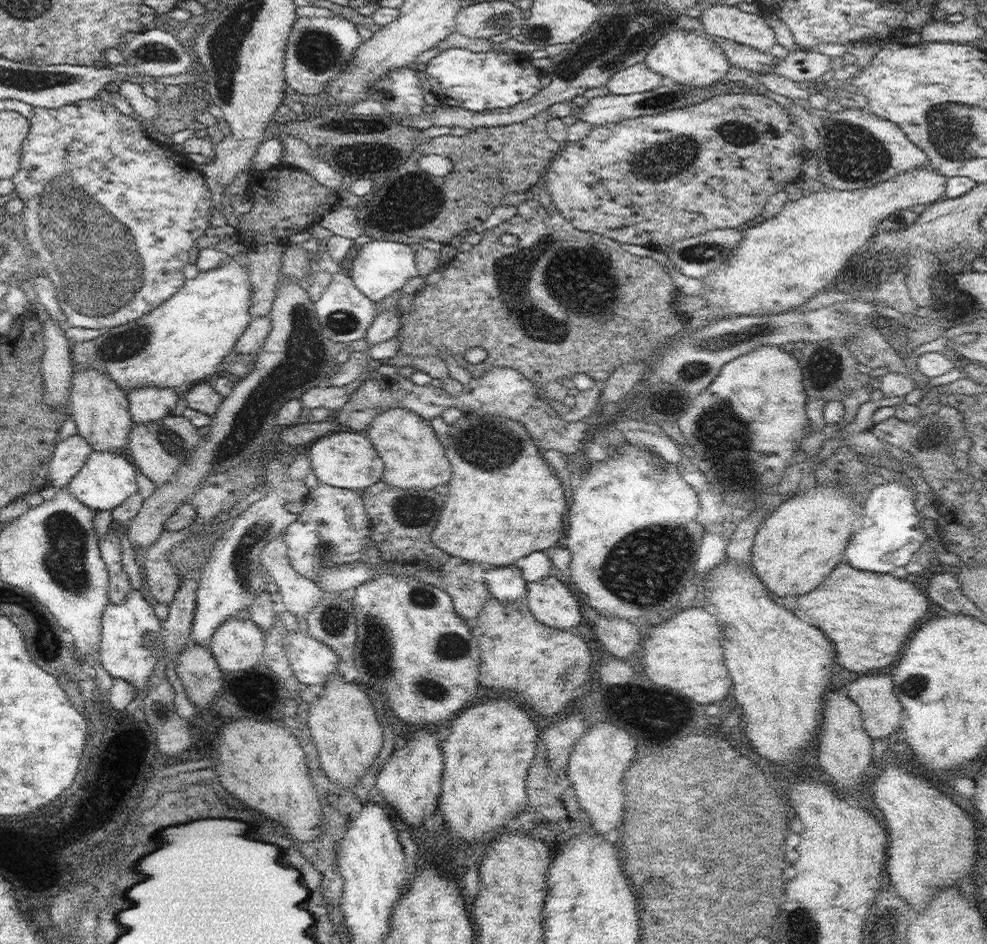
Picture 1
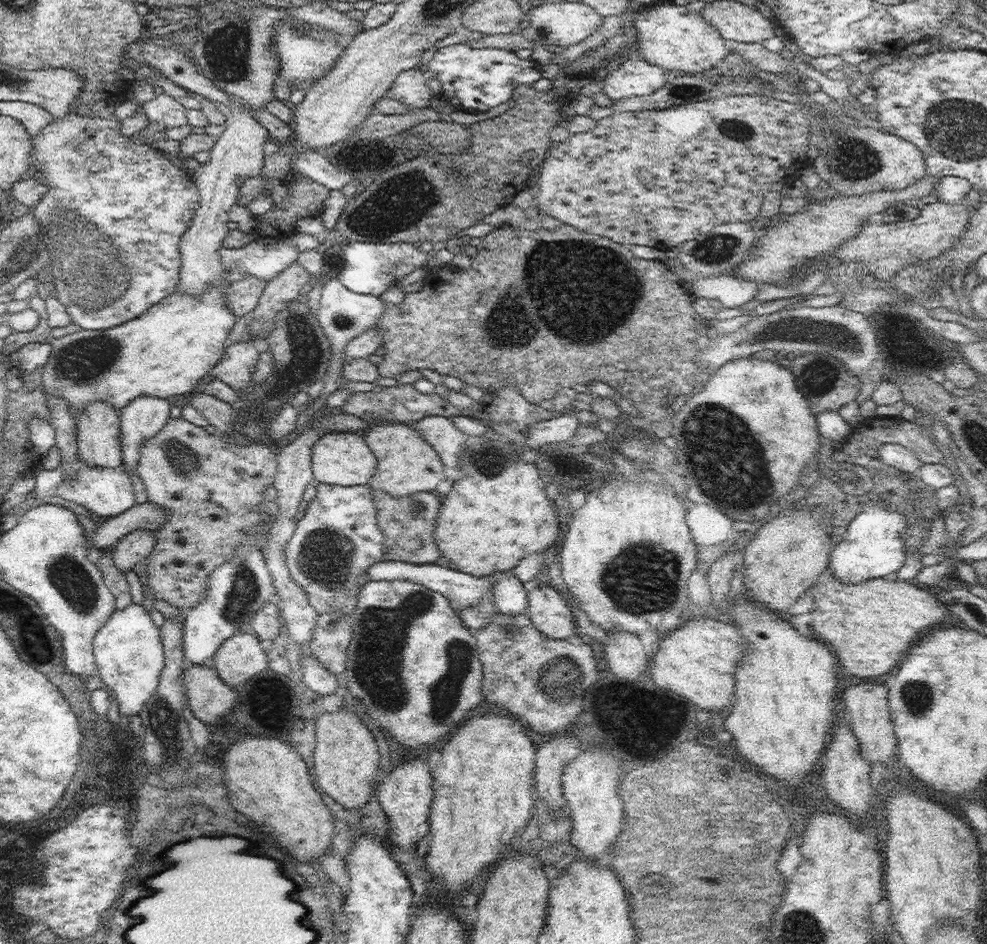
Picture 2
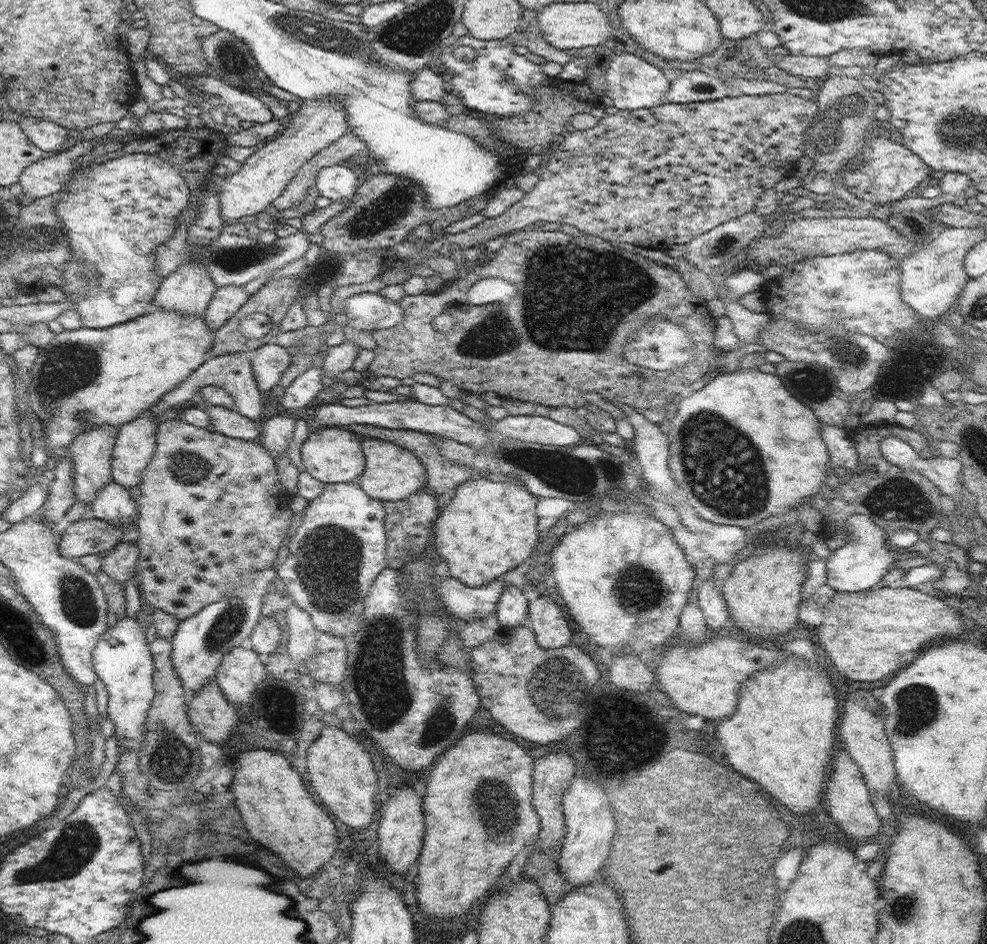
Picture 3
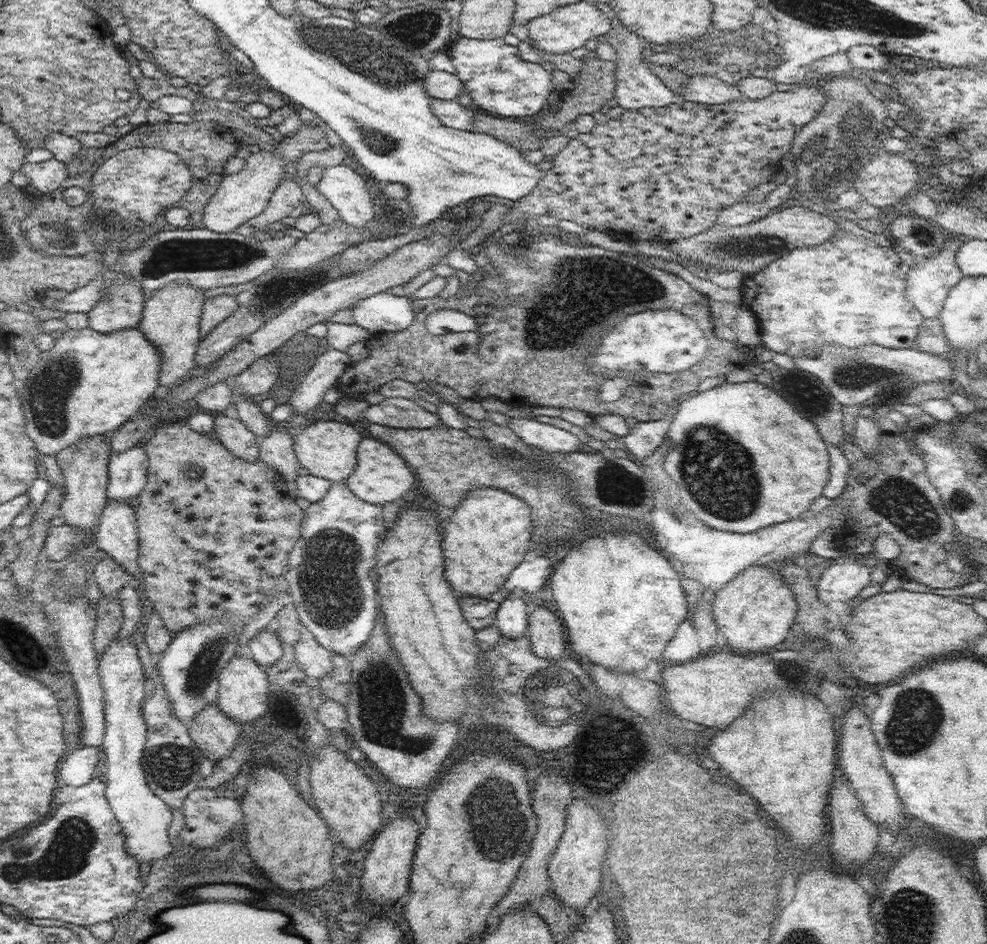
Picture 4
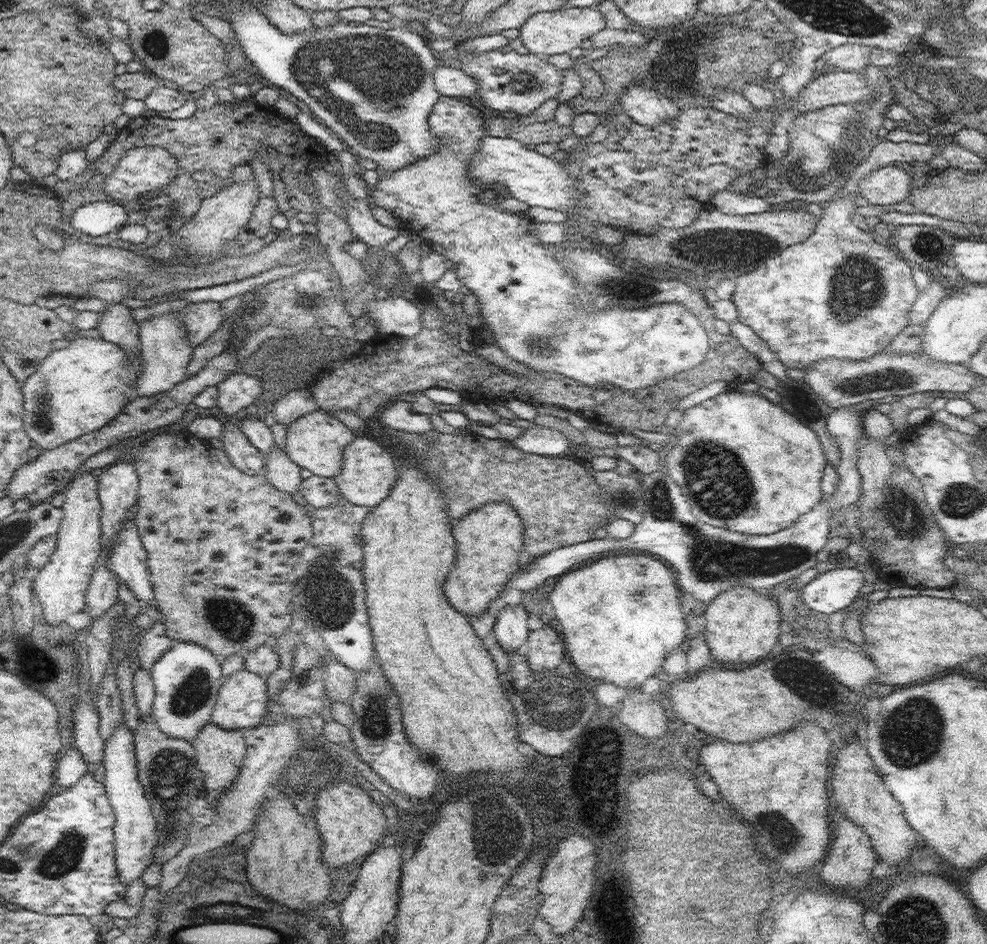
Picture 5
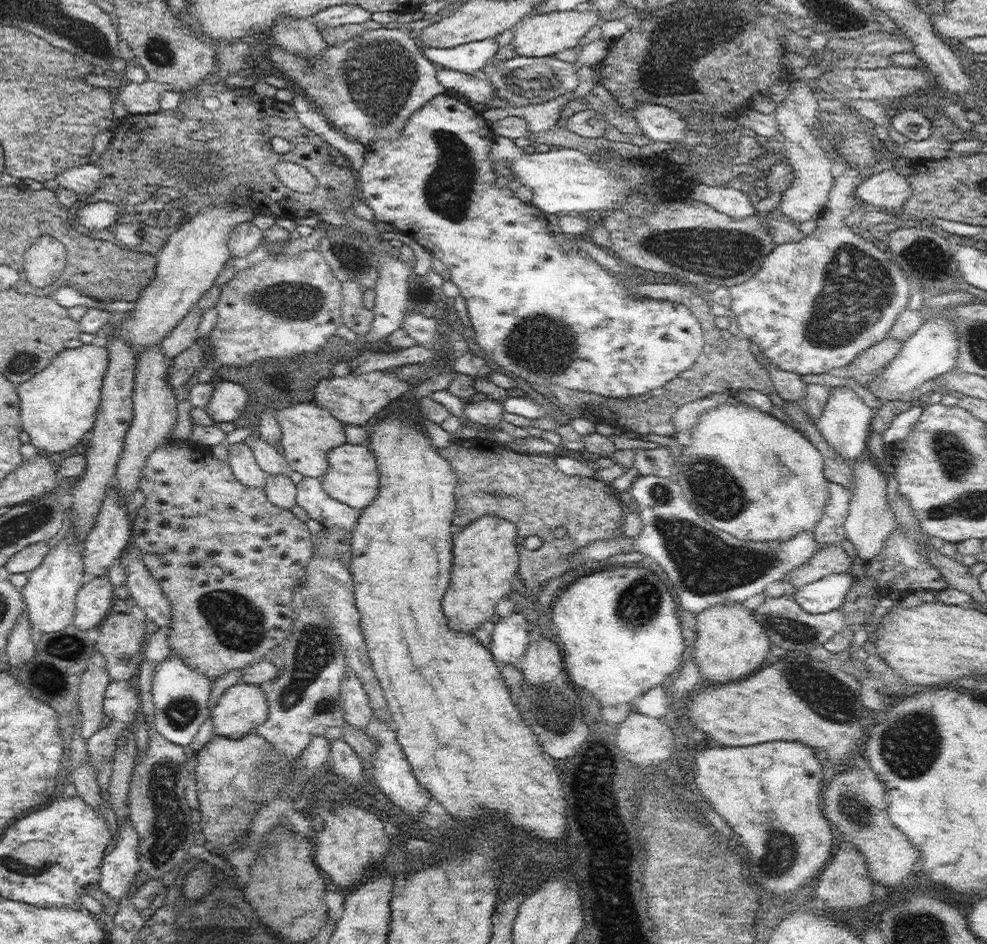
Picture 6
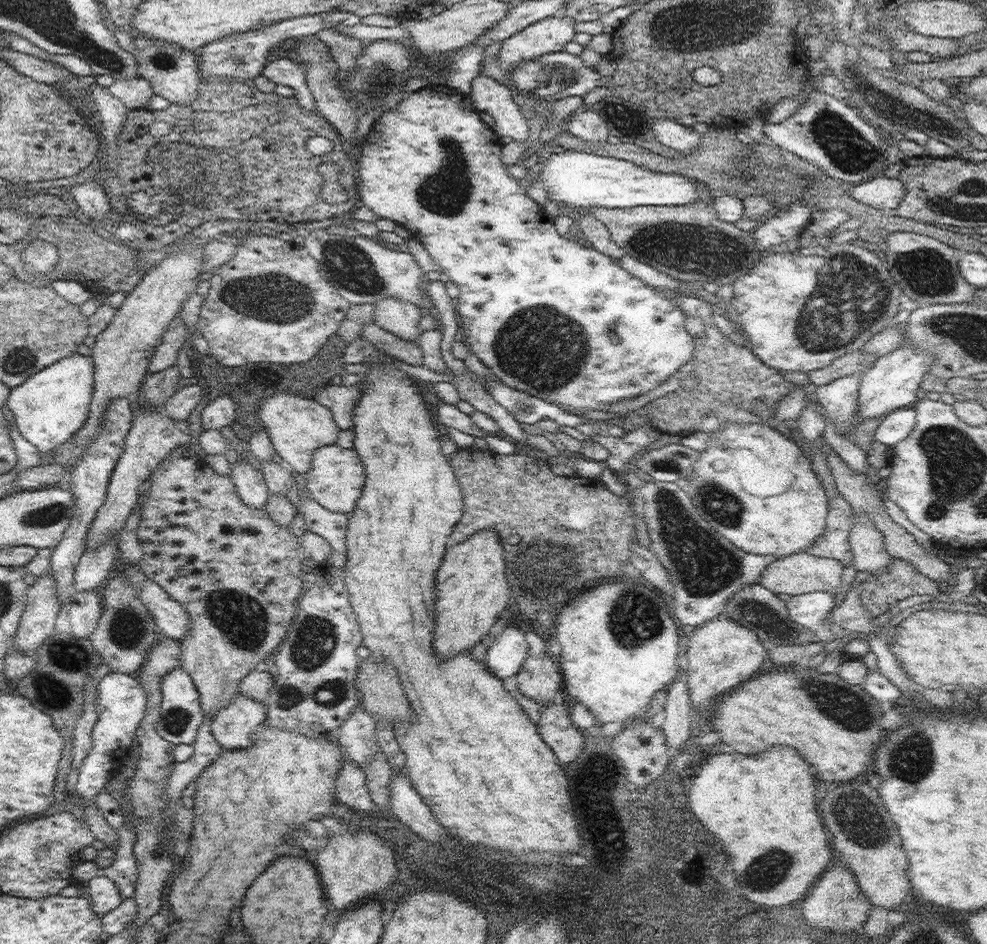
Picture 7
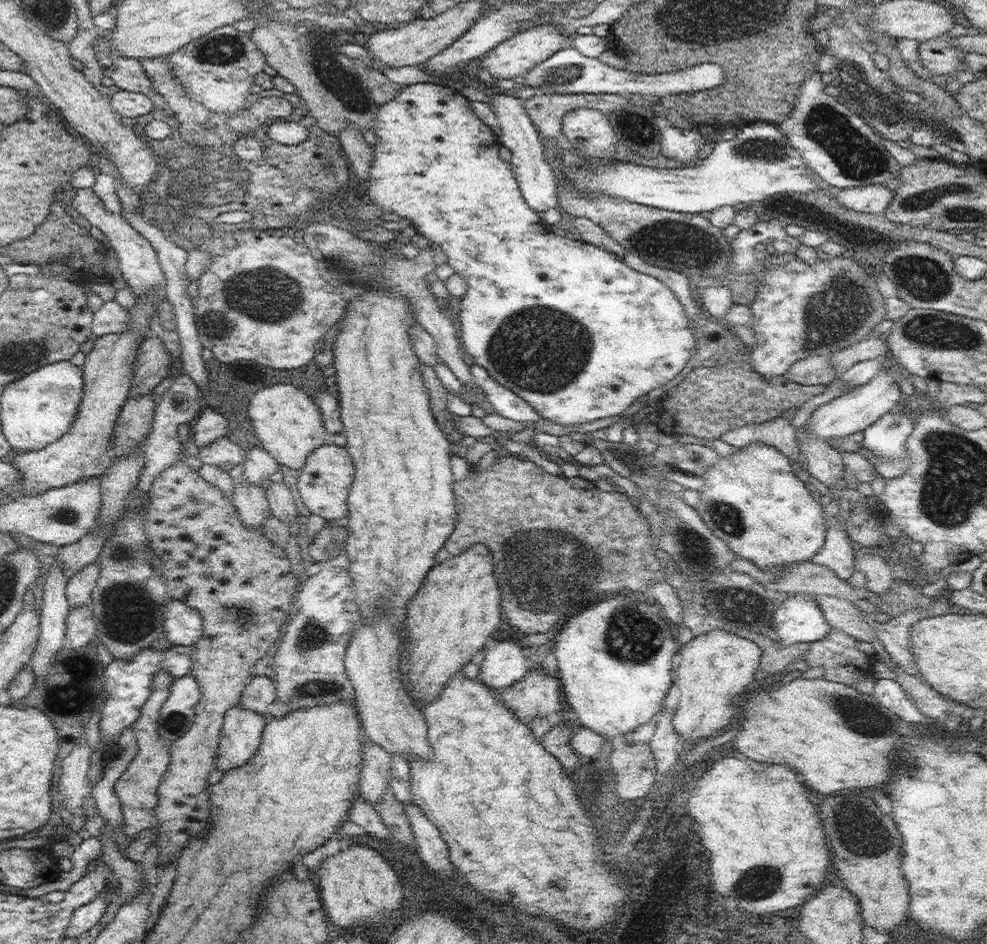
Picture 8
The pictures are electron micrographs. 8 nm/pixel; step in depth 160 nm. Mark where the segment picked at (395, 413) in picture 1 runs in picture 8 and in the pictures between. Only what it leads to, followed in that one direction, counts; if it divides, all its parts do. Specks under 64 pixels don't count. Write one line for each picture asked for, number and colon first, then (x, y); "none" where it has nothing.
2: (407, 463)
3: (392, 473)
4: (381, 475)
5: (369, 473)
6: (353, 476)
7: (335, 480)
8: (324, 485)

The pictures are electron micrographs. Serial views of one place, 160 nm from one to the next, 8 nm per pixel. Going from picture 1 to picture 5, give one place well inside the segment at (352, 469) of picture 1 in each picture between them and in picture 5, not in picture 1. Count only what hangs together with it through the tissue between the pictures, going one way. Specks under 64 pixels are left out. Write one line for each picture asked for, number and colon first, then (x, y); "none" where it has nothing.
2: (343, 458)
3: (332, 454)
4: (328, 449)
5: (316, 441)

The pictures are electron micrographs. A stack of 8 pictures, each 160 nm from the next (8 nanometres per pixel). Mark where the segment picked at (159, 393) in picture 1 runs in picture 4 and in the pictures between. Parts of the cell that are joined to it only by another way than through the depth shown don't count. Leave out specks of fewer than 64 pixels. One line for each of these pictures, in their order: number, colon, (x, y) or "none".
2: (144, 417)
3: (136, 441)
4: (127, 470)

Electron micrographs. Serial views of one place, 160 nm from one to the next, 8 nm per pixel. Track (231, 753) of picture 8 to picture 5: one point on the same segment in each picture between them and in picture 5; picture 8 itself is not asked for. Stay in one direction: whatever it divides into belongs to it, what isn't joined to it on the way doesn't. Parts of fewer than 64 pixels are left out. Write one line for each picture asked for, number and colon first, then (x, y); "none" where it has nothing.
5: (242, 702)
6: (241, 708)
7: (233, 726)

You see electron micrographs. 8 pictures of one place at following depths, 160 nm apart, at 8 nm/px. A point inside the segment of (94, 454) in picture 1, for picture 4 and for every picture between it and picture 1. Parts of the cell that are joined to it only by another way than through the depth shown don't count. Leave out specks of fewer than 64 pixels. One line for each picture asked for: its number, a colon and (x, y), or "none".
2: (104, 491)
3: (113, 503)
4: (116, 534)

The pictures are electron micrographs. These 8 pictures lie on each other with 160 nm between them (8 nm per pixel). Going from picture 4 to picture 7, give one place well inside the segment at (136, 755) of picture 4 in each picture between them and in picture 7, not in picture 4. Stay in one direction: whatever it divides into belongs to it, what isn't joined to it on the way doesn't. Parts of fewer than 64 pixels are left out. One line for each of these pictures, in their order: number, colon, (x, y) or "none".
5: (135, 826)
6: (119, 868)
7: (104, 896)

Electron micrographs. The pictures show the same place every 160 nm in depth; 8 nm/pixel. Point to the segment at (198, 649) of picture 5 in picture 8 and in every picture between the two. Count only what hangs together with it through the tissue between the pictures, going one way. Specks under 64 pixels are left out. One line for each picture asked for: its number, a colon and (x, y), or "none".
6: (181, 695)
7: (180, 716)
8: (177, 714)

